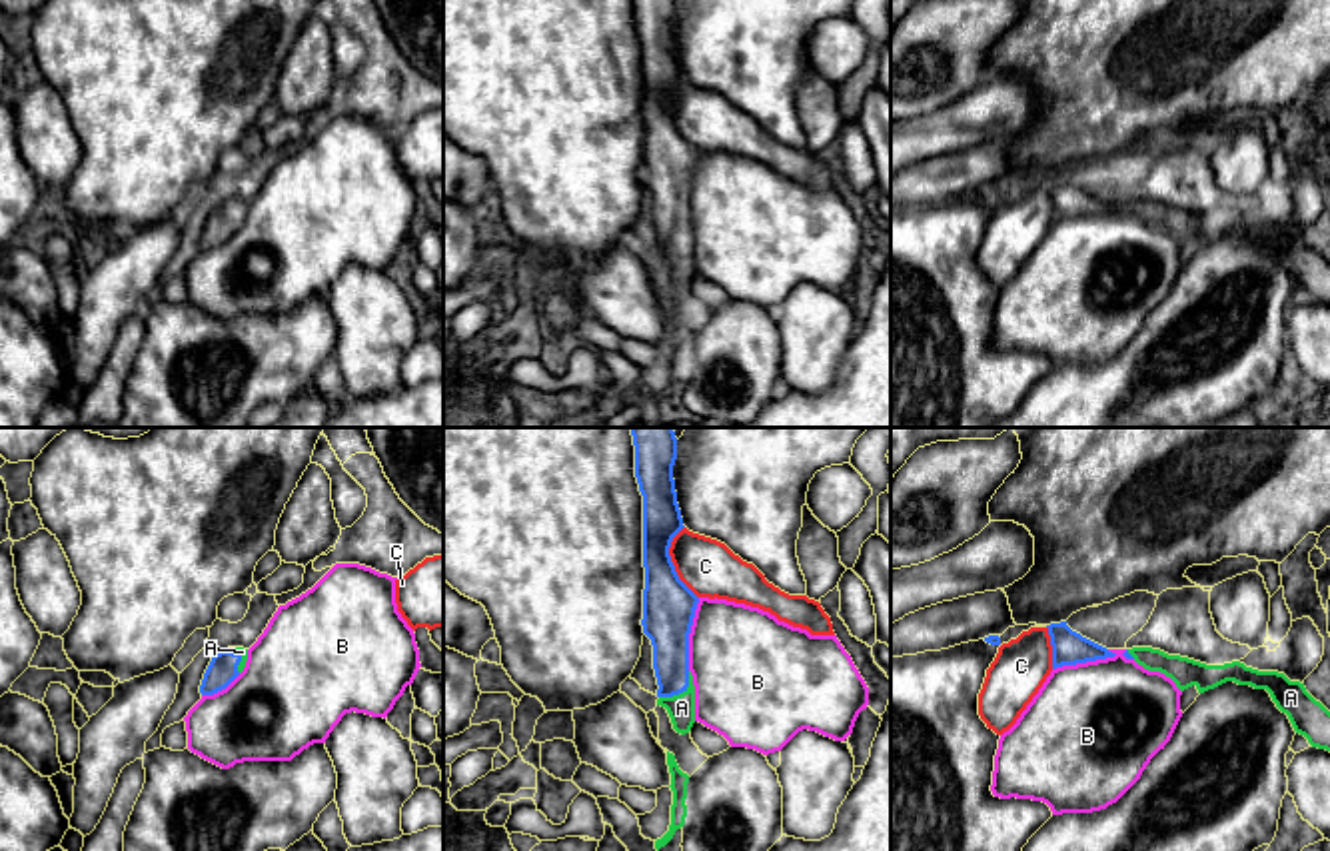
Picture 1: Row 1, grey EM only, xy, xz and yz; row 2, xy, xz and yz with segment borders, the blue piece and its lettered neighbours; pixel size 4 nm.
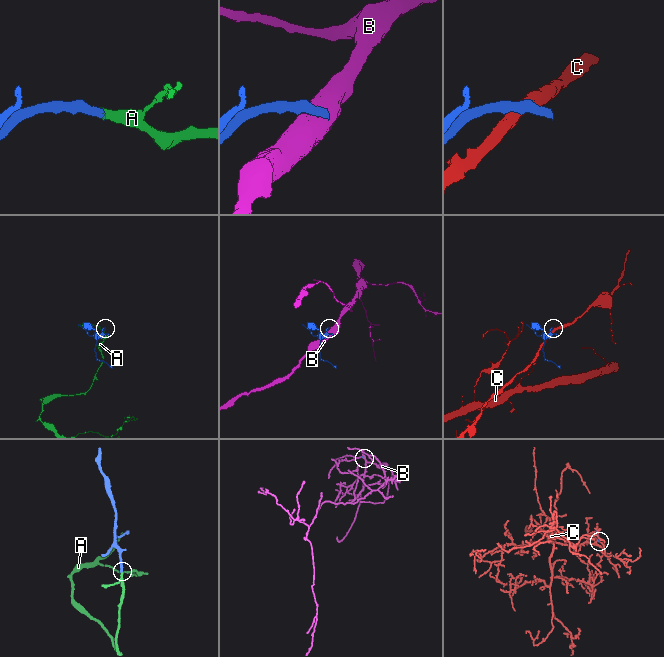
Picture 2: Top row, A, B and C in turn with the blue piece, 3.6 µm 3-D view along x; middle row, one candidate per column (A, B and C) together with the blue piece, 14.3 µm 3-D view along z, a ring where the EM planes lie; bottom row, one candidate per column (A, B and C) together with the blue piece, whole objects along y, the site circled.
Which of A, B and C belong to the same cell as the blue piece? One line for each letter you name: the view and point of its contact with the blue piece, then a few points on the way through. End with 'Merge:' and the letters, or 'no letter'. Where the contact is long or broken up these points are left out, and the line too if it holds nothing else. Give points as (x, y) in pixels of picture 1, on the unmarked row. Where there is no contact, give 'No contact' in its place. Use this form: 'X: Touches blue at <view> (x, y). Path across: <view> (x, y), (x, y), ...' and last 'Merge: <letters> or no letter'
A: Touches blue at xz (679, 244). Path across: xz (669, 184), (671, 226), (679, 244), (681, 260)
Merge: A

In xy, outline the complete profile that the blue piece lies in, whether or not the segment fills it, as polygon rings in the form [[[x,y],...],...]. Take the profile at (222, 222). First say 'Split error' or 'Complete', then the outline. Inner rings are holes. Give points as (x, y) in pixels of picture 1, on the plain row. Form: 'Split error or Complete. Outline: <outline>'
Split error. Outline: [[[228,200],[216,208],[204,226],[200,246],[214,248],[226,242],[246,220],[248,202],[244,200]]]

